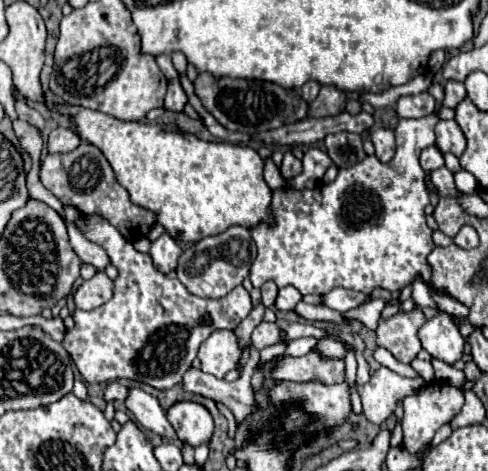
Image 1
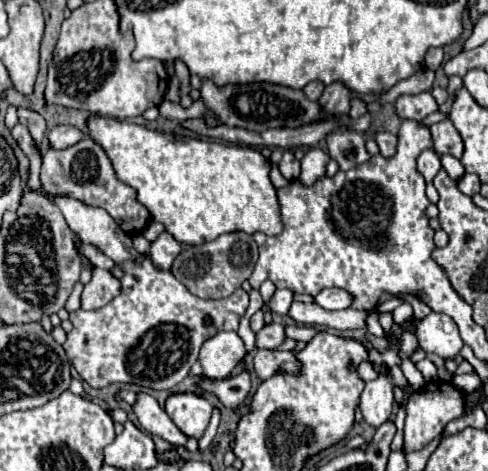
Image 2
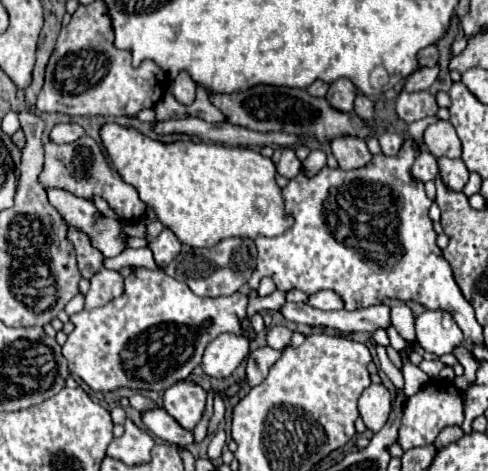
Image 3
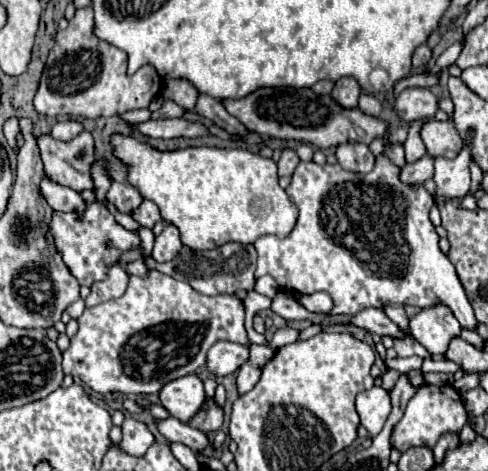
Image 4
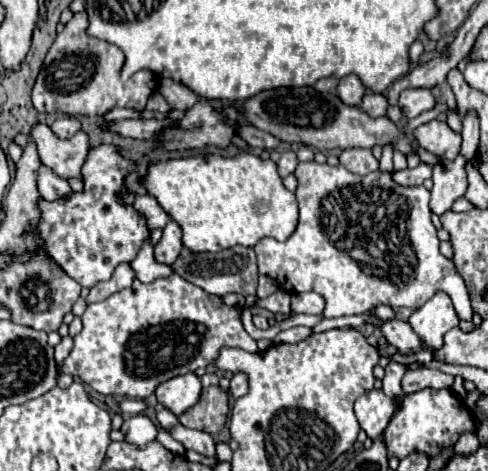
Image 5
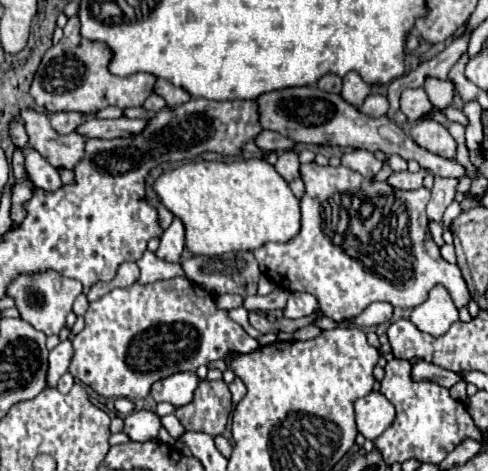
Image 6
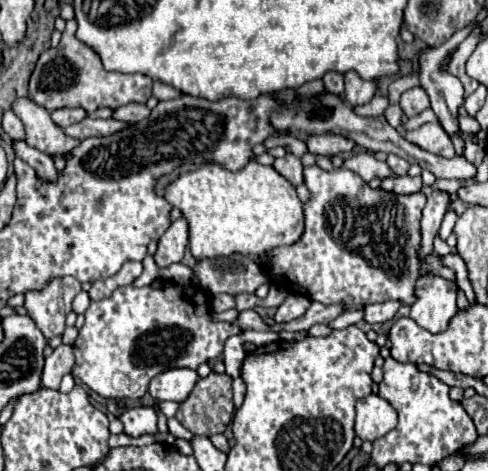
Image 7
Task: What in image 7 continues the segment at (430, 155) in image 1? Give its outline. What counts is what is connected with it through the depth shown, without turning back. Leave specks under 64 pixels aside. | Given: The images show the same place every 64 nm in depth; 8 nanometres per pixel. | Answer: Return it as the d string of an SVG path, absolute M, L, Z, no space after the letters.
M388 176L382 180L382 188L388 192L396 194L412 194L422 188L422 178L420 176Z

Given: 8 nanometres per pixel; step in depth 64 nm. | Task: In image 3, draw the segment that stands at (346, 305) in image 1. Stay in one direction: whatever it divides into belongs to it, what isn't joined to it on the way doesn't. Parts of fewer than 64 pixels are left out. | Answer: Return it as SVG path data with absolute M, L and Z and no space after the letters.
M320 290L308 298L308 304L318 310L342 310L344 300L334 290Z

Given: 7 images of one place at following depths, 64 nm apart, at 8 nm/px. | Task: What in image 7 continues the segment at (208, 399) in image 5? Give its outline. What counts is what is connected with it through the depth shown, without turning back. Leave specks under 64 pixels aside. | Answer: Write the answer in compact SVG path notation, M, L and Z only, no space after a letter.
M208 374L206 378L200 378L196 388L192 390L192 396L180 404L176 418L182 426L186 426L192 434L200 436L214 436L222 434L226 426L230 424L234 416L234 404L232 404L232 378L228 374Z

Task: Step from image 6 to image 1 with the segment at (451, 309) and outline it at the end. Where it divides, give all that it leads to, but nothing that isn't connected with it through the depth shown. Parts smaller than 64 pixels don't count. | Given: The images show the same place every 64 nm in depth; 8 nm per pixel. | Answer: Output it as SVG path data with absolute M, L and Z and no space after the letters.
M440 312L432 320L426 320L426 324L418 332L422 348L436 360L442 360L446 364L454 364L464 354L464 338L460 336L458 328L452 324L452 320Z

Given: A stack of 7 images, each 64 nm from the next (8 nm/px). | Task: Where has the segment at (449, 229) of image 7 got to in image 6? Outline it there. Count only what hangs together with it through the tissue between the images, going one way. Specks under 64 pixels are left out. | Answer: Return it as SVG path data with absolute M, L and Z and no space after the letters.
M453 201L450 206L446 209L442 222L445 229L449 229L449 226L454 218L458 216L462 212L460 203L457 201Z

